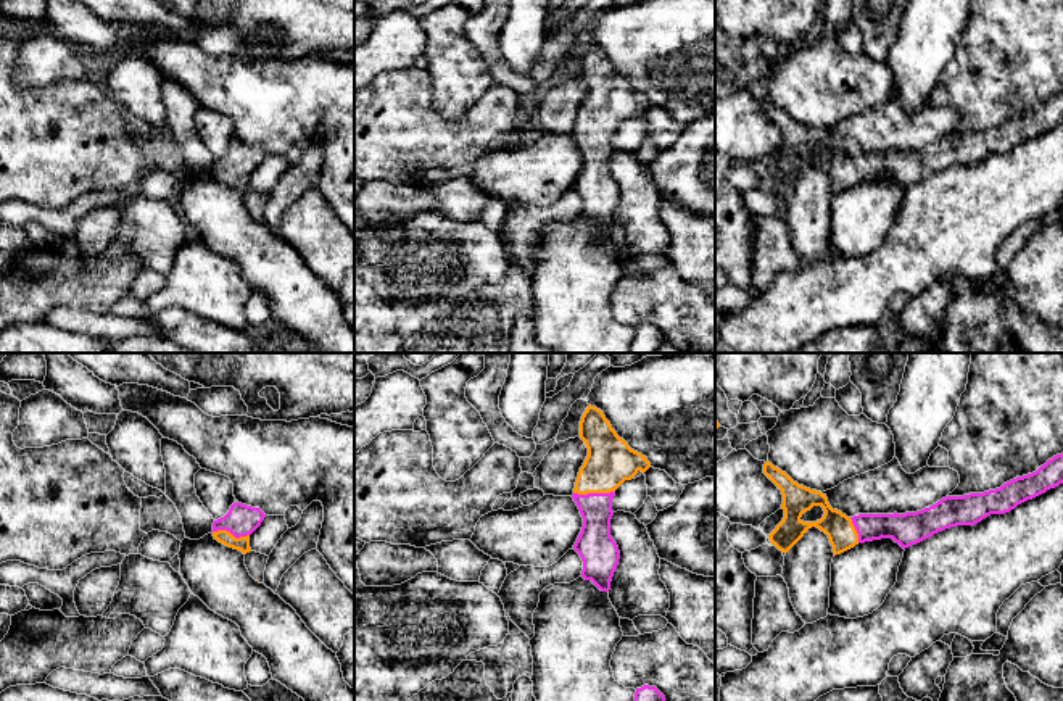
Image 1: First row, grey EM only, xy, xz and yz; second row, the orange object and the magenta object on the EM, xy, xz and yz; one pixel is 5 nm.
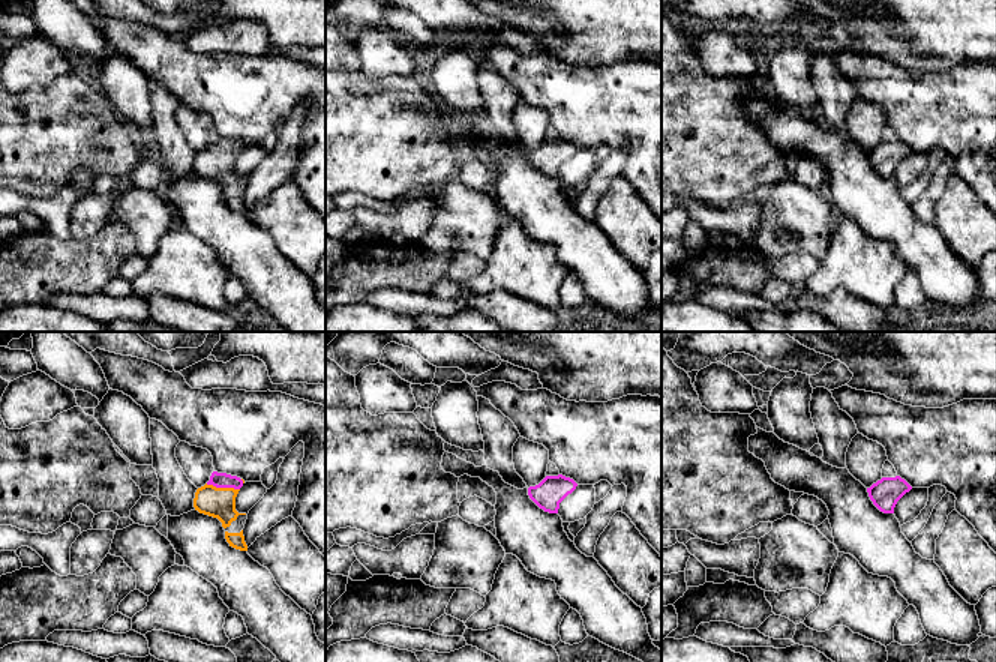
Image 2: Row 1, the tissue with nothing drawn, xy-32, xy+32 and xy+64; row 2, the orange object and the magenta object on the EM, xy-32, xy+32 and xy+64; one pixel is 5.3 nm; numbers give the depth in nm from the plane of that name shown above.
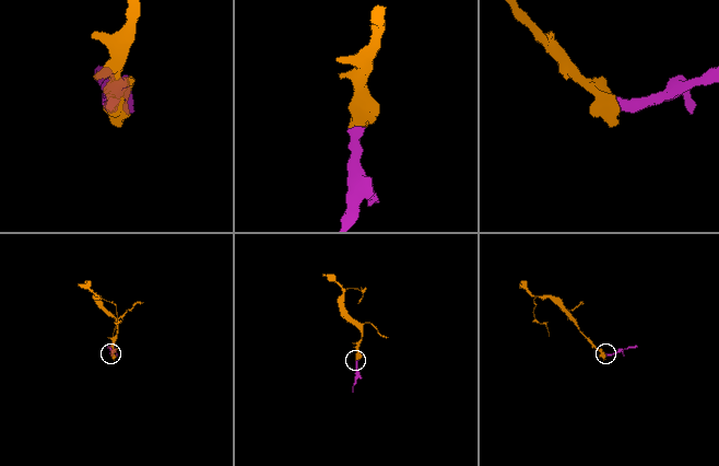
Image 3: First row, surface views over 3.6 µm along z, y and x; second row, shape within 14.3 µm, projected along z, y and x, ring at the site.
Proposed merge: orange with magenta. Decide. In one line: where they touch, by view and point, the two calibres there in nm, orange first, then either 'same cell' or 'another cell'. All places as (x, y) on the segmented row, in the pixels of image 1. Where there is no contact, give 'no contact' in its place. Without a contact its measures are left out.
contact xz (593, 492); calibres 240 and 170 nm; same cell

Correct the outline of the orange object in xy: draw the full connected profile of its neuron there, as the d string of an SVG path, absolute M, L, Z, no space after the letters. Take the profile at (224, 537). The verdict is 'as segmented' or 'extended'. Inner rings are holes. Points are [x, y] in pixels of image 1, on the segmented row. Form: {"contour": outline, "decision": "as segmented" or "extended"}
{"contour": "M234 503L229 512L213 522L213 537L219 543L250 553L250 535L261 525L266 514L259 508Z", "decision": "extended"}

